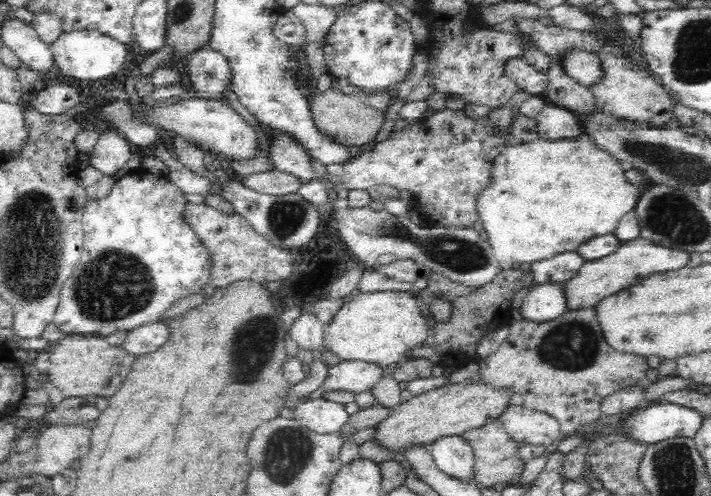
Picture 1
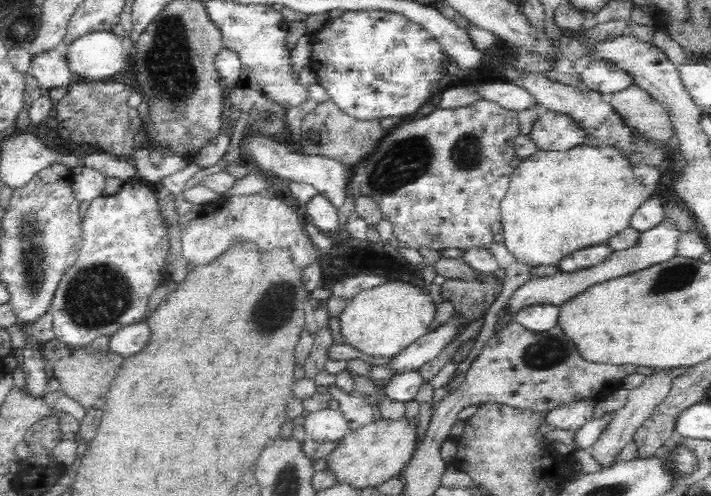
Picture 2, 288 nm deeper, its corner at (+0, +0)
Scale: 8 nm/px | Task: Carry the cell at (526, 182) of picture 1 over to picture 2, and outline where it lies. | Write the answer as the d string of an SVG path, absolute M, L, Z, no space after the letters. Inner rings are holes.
M574 146L570 150L536 150L522 158L520 166L510 172L510 188L500 202L500 222L504 234L504 248L520 264L530 268L556 266L556 262L580 248L604 246L604 242L630 228L632 214L652 198L654 188L644 188L636 182L632 166L622 154L612 148Z

